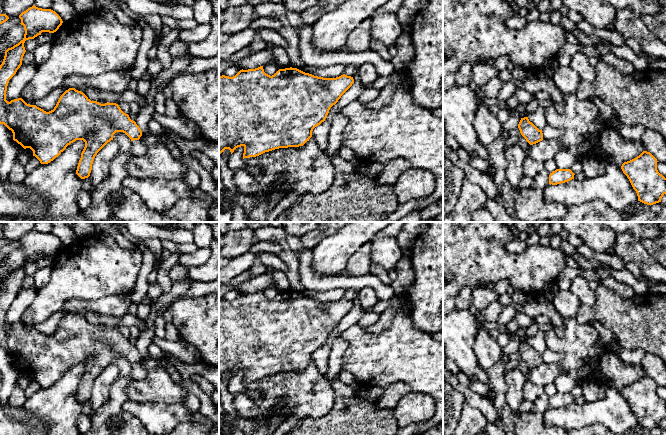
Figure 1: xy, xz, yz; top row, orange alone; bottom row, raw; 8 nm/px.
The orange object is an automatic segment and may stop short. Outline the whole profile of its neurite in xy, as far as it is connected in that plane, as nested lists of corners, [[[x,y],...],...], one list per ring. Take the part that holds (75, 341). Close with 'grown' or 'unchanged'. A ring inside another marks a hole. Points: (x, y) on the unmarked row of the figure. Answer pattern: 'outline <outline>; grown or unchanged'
outline [[[35,229],[22,236],[19,242],[24,250],[24,262],[5,275],[0,289],[0,348],[12,355],[14,365],[24,373],[30,372],[41,388],[50,387],[68,369],[83,364],[85,371],[76,398],[81,403],[88,402],[95,380],[113,364],[116,356],[123,356],[134,365],[140,363],[142,355],[118,328],[91,325],[75,312],[66,314],[49,336],[27,328],[22,322],[8,326],[7,310],[22,289],[25,265],[42,256],[54,257],[63,247],[55,235]]]; unchanged

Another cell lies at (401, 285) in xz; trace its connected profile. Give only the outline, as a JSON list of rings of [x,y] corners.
[[[402,256],[395,270],[397,272],[397,278],[392,282],[391,287],[395,296],[406,297],[414,281],[414,270],[410,258]]]

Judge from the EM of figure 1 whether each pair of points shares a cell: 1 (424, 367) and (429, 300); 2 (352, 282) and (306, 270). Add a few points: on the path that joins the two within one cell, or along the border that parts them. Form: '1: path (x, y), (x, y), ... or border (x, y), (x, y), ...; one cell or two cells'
1: border (409, 316), (414, 327), (432, 334); two cells
2: path (341, 282), (317, 281); one cell

